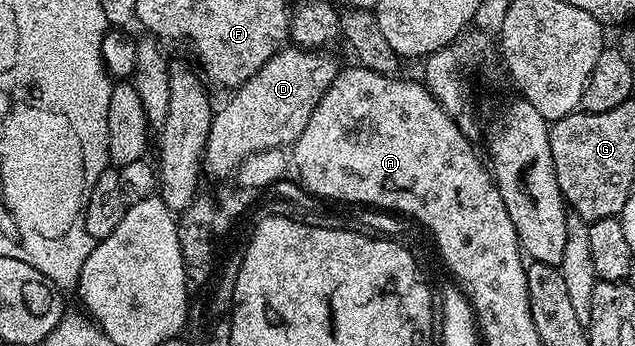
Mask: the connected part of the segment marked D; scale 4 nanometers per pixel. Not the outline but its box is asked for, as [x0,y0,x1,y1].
[202,46,338,177]

